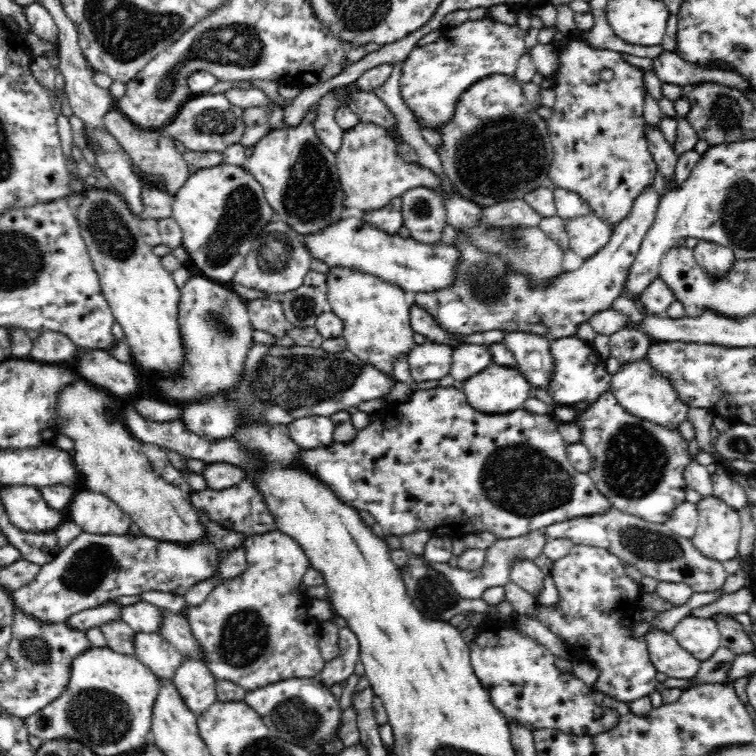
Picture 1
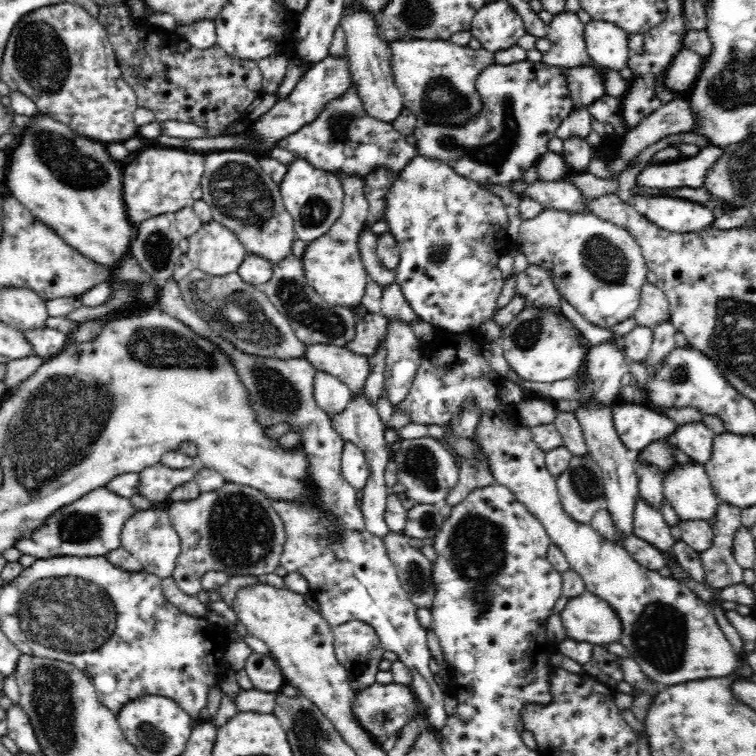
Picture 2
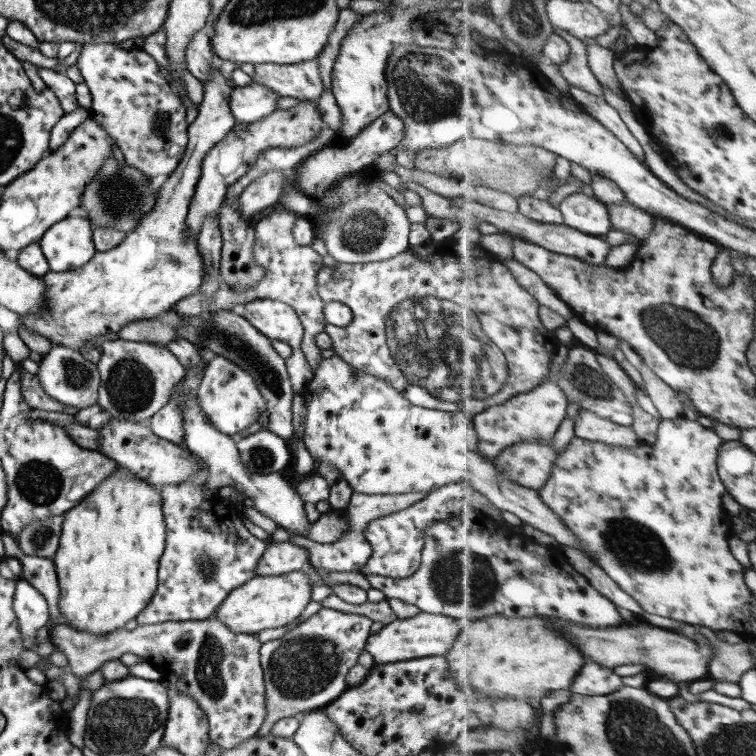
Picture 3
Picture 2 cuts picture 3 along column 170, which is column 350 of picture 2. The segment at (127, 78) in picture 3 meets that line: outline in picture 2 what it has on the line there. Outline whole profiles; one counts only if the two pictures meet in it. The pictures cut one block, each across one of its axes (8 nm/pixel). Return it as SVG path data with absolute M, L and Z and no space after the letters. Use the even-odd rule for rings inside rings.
M354 87L340 100L330 101L314 122L285 136L276 146L294 153L297 158L306 160L316 168L362 177L378 167L386 167L398 175L417 156L415 146L405 141L392 123L378 120L365 111Z

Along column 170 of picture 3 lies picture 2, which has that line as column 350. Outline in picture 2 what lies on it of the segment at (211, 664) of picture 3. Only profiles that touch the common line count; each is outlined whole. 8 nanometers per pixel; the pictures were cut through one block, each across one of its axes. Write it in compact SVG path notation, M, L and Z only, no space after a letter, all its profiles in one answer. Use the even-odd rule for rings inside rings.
M362 621L332 627L335 655L352 681L353 695L376 684L378 665L386 651L374 628Z

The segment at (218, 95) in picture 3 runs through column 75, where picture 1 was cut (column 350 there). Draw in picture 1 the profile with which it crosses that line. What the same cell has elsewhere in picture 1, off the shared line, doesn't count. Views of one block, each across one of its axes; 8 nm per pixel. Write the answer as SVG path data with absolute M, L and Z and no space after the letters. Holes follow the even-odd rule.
M329 267L324 285L330 311L342 321L349 351L365 363L392 375L394 359L400 354L408 354L416 346L409 323L410 296L397 284L346 267Z

